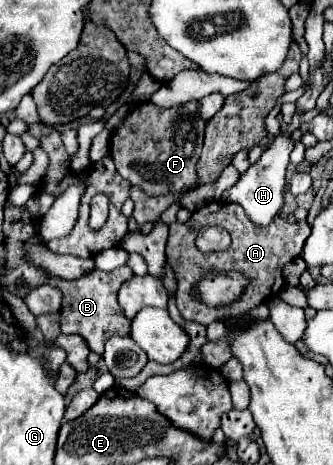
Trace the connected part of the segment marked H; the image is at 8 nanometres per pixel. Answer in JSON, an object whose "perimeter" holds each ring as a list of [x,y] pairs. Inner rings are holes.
{"perimeter":[[[280,130],[274,138],[272,138],[272,144],[268,146],[268,150],[260,156],[260,160],[250,166],[240,178],[238,182],[228,188],[222,198],[228,200],[228,202],[236,202],[244,208],[244,212],[248,214],[250,222],[256,226],[256,228],[264,228],[268,226],[284,208],[286,200],[284,200],[284,188],[286,188],[286,168],[288,168],[288,156],[294,148],[294,142],[292,142],[292,136],[286,134],[284,130]]]}

